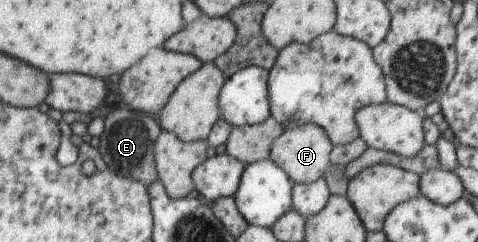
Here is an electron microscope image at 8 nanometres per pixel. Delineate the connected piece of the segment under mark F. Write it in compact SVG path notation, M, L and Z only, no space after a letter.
M314 123L303 124L293 129L283 129L281 135L273 140L270 147L269 159L278 165L291 181L297 184L314 182L321 178L327 165L329 165L330 151L333 144L329 143L330 138L323 131L322 127Z

